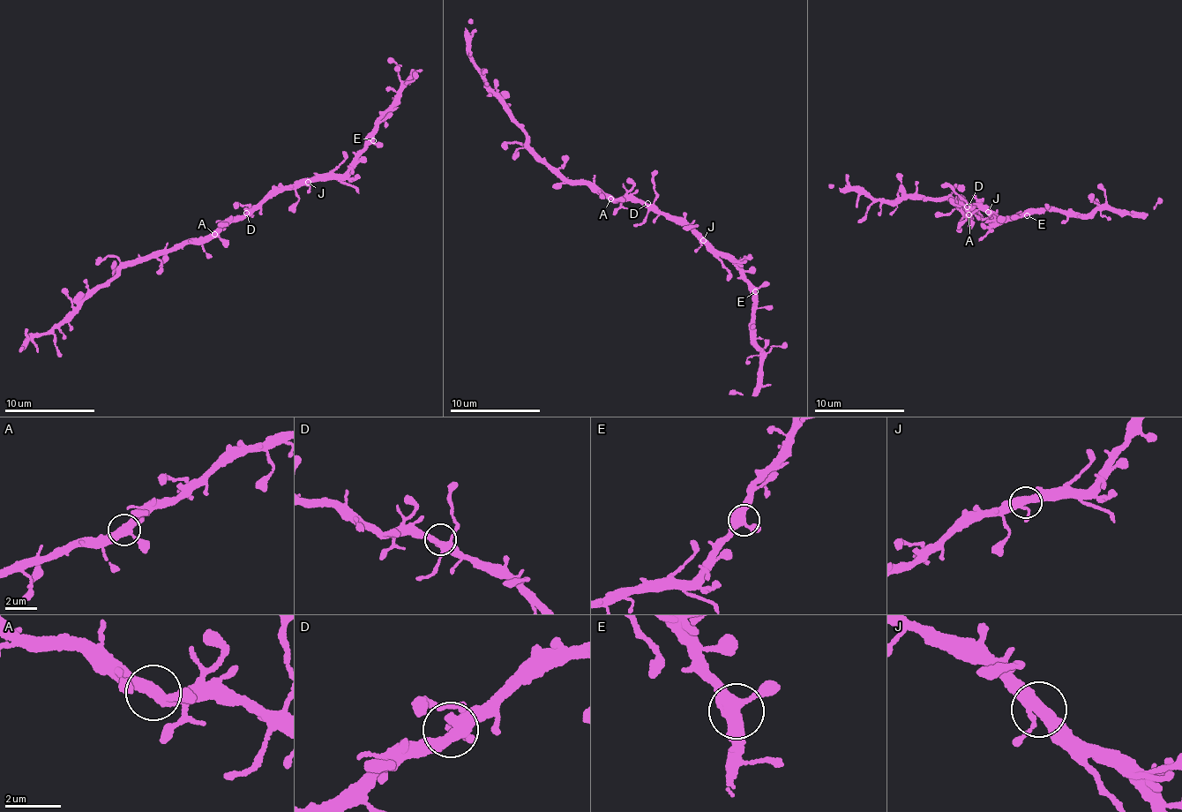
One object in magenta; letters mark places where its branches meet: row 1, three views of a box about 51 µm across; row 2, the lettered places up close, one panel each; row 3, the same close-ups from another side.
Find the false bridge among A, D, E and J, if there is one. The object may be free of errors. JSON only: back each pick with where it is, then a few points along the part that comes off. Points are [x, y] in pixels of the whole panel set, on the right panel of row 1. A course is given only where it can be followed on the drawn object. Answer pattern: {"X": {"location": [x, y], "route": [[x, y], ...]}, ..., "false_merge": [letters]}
{"false_merge": []}

